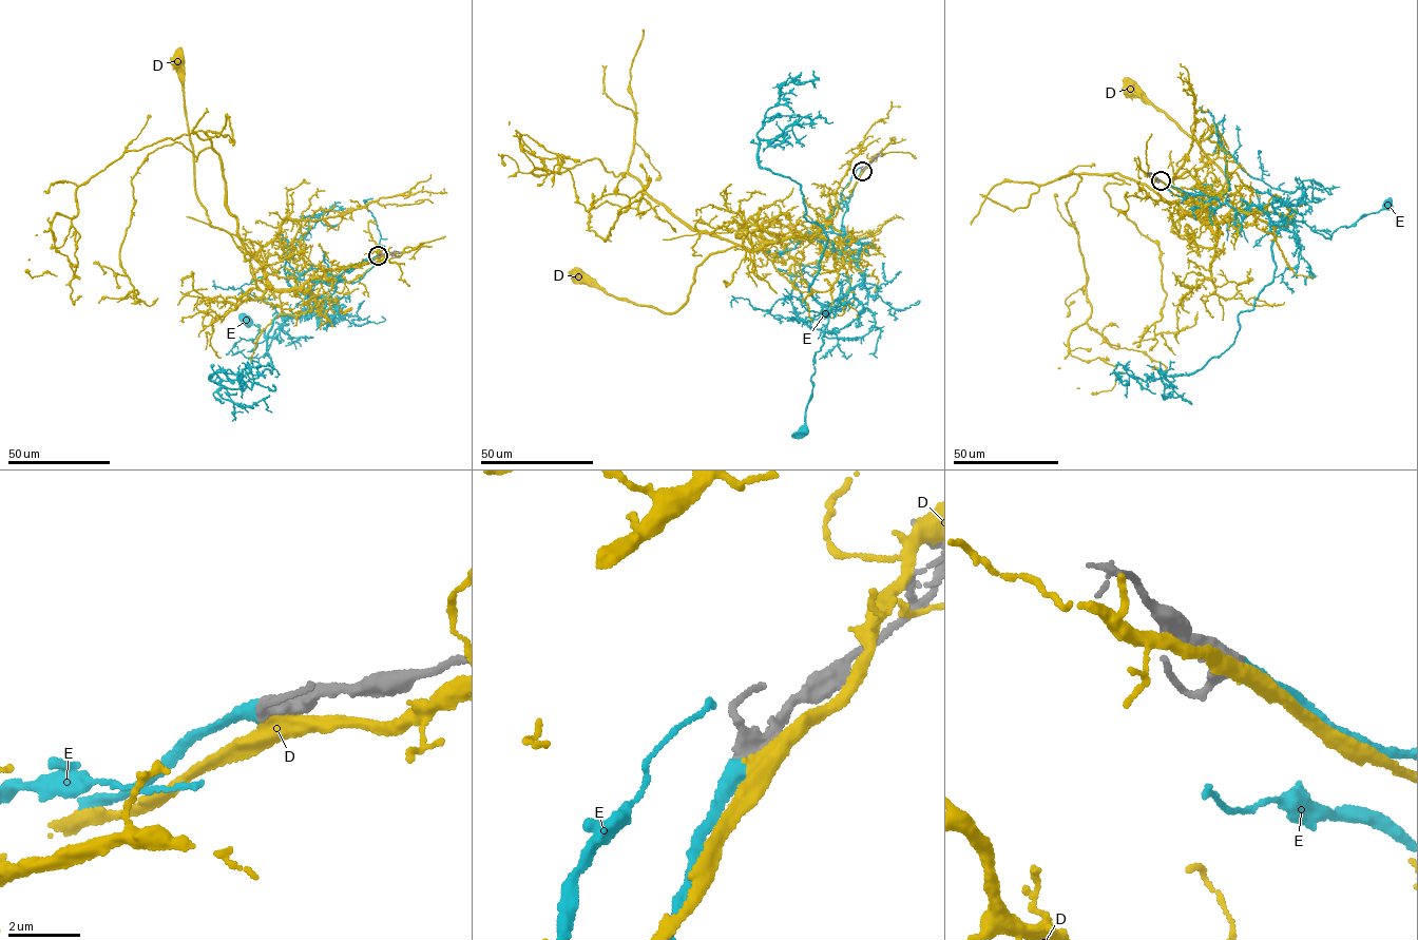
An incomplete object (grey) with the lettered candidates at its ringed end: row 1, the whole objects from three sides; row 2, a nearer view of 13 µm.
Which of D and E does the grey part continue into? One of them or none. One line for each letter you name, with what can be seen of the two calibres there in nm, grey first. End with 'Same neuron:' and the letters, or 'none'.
E: 440 nm thick on the grey side, 480 nm on the other
Same neuron: E

